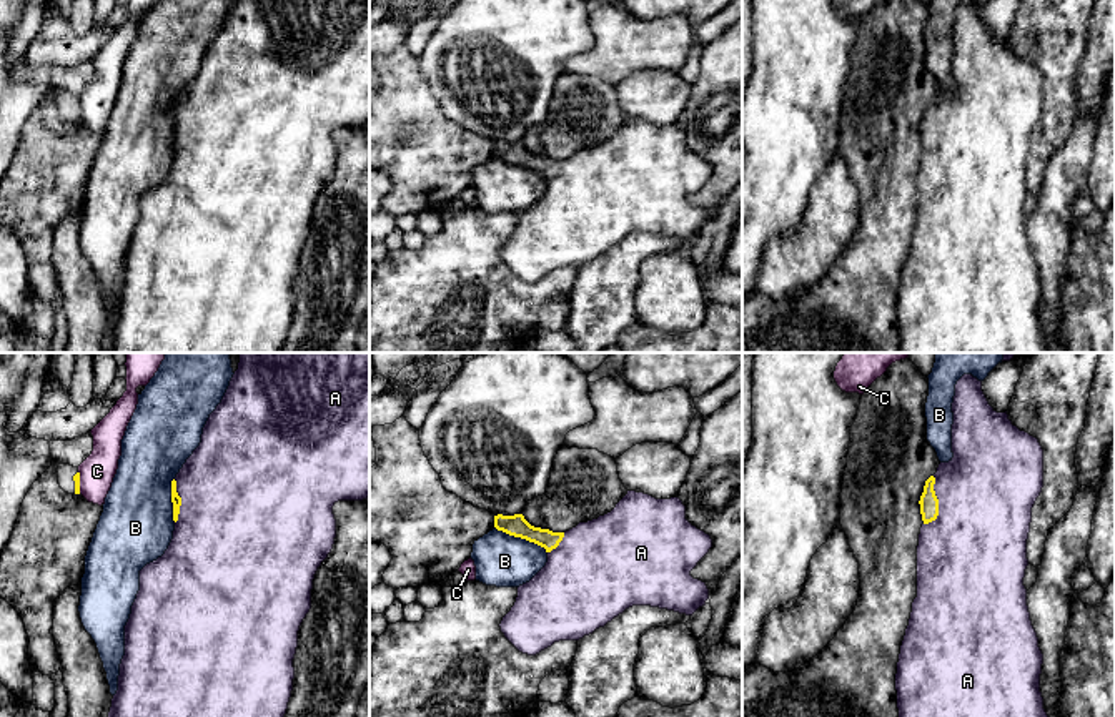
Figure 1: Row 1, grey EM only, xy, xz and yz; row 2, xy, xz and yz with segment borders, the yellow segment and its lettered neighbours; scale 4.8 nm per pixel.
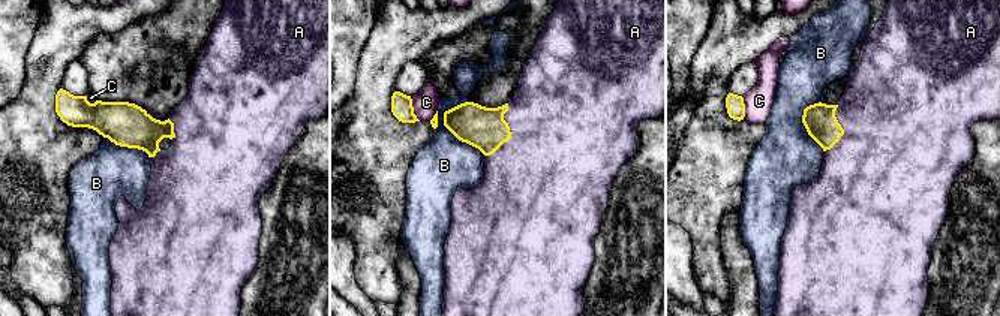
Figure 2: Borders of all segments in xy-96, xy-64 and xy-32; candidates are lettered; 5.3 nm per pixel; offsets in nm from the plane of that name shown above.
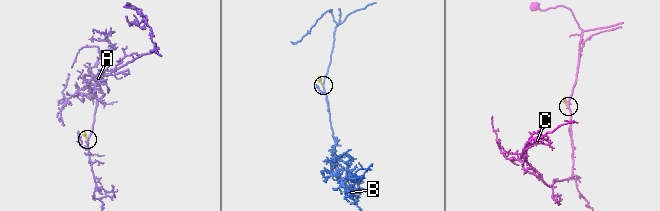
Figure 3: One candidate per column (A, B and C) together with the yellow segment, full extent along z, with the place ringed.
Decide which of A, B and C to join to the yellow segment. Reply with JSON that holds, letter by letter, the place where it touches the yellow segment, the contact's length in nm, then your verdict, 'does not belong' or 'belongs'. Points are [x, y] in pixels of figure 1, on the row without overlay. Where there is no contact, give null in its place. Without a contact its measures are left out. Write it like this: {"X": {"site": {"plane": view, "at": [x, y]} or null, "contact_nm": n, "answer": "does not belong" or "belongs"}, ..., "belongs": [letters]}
{"A": {"site": {"plane": "yz", "at": [937, 130]}, "contact_nm": 240, "answer": "belongs"}, "B": {"site": {"plane": "xz", "at": [521, 165]}, "contact_nm": 280, "answer": "does not belong"}, "C": {"site": {"plane": "xy", "at": [79, 110]}, "contact_nm": 110, "answer": "does not belong"}, "belongs": ["A"]}

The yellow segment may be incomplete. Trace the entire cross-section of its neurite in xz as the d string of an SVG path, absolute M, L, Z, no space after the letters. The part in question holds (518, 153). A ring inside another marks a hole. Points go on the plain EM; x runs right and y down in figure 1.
M627 118L616 135L566 160L531 153L523 141L494 143L494 155L546 176L546 193L526 211L499 255L523 281L536 283L559 268L579 268L632 233L651 233L692 243L706 233L709 216L691 198L712 175L712 166L686 146L679 125L656 126Z

